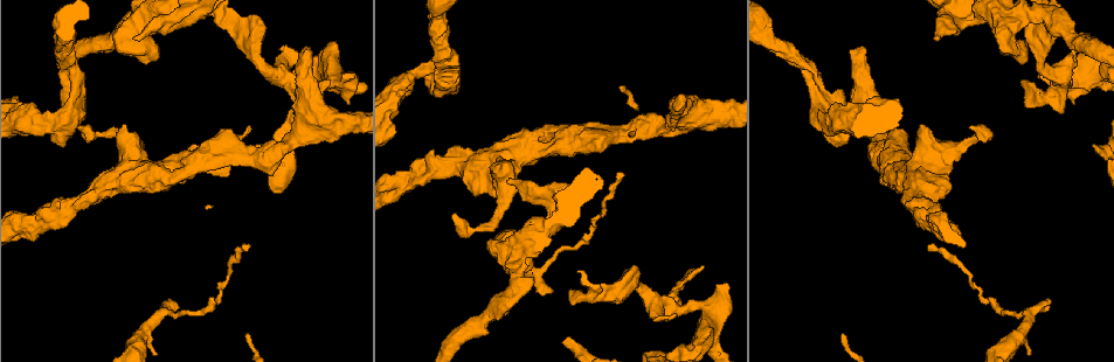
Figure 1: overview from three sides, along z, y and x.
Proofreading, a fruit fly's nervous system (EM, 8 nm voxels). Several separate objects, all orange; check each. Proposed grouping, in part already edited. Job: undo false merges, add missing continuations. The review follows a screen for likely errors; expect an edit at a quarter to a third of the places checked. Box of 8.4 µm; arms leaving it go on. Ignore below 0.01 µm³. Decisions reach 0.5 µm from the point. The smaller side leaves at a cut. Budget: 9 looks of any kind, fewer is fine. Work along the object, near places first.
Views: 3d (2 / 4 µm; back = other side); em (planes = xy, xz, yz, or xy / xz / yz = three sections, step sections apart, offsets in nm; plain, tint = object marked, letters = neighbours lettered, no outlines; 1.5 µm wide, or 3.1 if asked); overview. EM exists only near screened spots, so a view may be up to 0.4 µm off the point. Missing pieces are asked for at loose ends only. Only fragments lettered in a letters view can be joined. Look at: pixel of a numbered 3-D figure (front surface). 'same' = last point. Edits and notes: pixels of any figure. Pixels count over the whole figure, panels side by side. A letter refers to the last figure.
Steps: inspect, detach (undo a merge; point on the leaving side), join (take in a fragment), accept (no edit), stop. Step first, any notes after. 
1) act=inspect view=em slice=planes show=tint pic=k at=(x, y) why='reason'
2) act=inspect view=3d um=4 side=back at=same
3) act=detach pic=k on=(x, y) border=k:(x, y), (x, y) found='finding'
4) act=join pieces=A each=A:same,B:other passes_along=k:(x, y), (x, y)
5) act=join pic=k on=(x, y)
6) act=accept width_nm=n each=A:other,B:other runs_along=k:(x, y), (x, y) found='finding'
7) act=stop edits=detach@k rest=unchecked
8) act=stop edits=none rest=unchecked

act=inspect view=em slice=yz step=4 show=tint pic=1 at=(221, 12) why='sudden change in width'

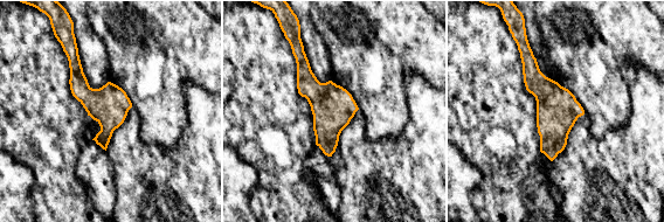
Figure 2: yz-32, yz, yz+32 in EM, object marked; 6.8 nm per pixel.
act=inspect view=em slice=xy step=4 show=letters at=same

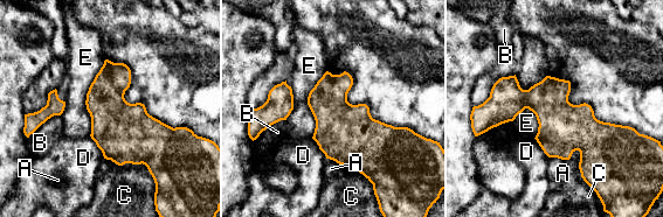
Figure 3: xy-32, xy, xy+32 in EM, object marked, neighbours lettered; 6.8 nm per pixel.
act=accept width_nm=340 each=A:other,B:other,C:other,D:other,E:other border=3:(548, 156), (578, 151), (579, 168) found='one neuron here'

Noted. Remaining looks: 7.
act=inspect view=3d um=4 pic=1 at=(935, 37) why='free end'

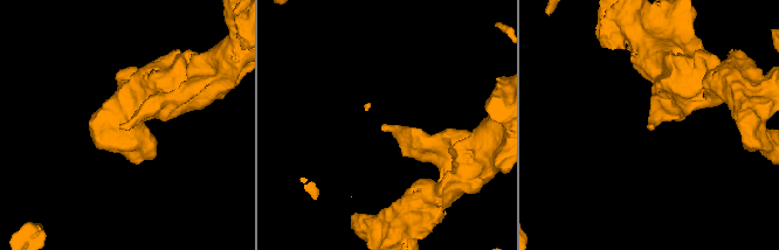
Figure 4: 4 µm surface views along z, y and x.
act=inspect view=em slice=planes show=letters pic=4 at=(648, 128)

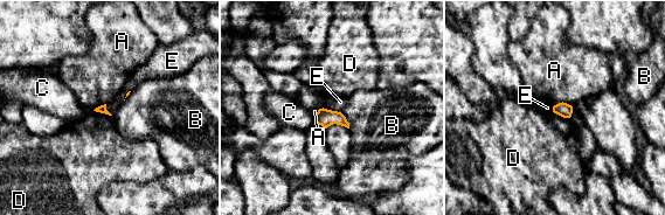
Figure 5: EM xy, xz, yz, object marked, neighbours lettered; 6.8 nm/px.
act=accept longest_contact=A:140nm each=A:other,B:other,C:other,D:other,E:other found='no lettered fragment goes on from it'

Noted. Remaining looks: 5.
act=inspect view=3d um=2 pic=1 at=(987, 136) why='thin neck'

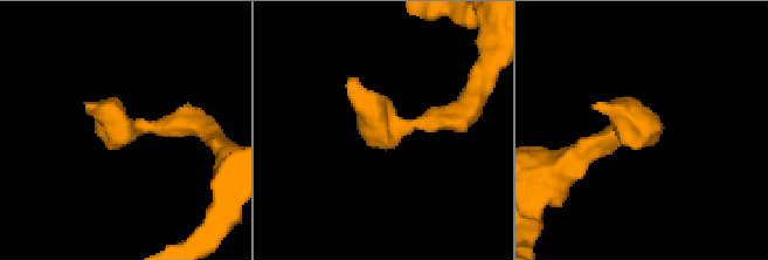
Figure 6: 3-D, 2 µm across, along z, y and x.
act=inspect view=em slice=xz step=8 show=tint pic=6 at=(139, 129) why='need the tissue'

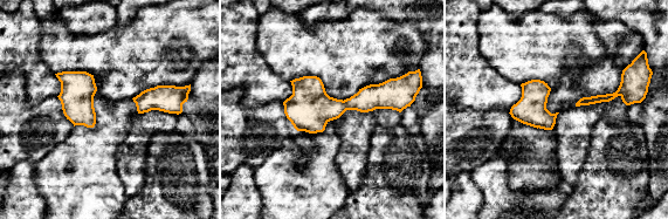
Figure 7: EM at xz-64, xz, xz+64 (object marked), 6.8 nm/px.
act=inspect view=em slice=xy step=4 show=letters at=same why='cut it another way'

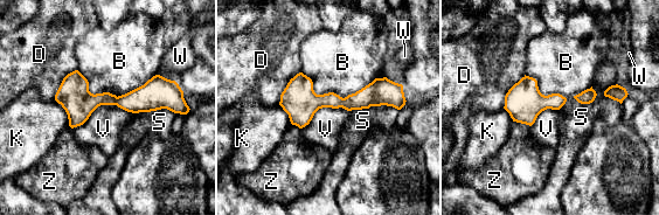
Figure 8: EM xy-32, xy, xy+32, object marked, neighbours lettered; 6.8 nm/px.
act=accept each=B:other,D:other,K:other,S:other,V:other,W:other,Z:other border=8:(133, 112), (99, 105), (71, 129) found='continuous, no second neuron'

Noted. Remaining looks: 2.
act=inspect view=em slice=xy step=4 show=letters pic=1 at=(930, 244) why='free end'

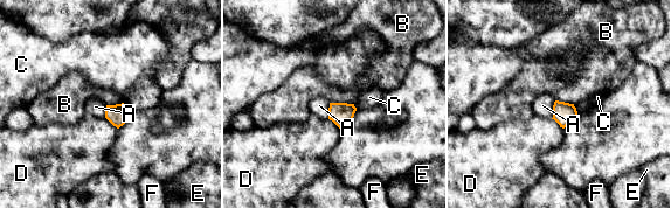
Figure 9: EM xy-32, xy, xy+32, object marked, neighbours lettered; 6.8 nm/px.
act=accept each=A:other,B:other,C:other,D:other,E:other,F:other border=9:(331, 102), (353, 104) found='no lettered fragment goes on from it'

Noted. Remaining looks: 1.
act=stop edits=none rest=unchecked

